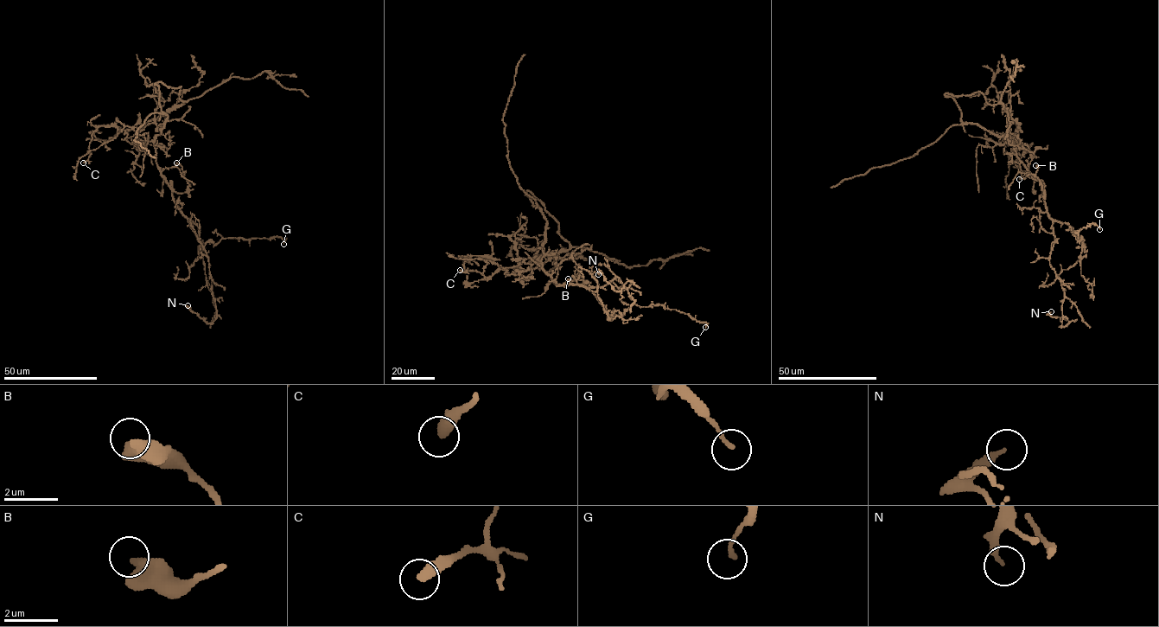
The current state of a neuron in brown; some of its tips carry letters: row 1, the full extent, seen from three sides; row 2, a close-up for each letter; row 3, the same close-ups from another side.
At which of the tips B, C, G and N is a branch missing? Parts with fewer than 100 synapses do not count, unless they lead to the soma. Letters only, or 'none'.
none

